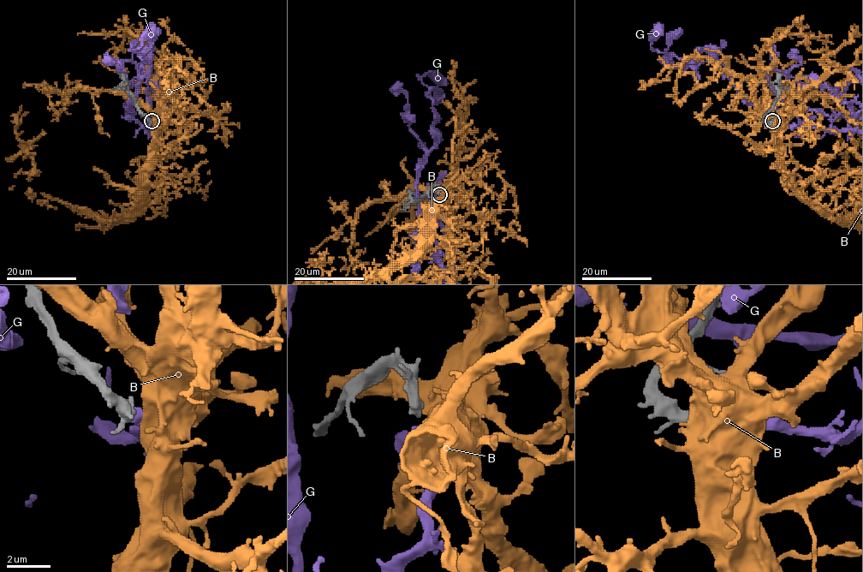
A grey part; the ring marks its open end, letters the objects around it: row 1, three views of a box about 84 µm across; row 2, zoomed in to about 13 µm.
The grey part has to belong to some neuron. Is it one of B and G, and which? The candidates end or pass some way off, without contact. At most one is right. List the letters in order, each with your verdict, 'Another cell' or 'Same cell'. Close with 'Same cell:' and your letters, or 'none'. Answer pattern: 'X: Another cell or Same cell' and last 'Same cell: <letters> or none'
B: Another cell
G: Same cell
Same cell: G

